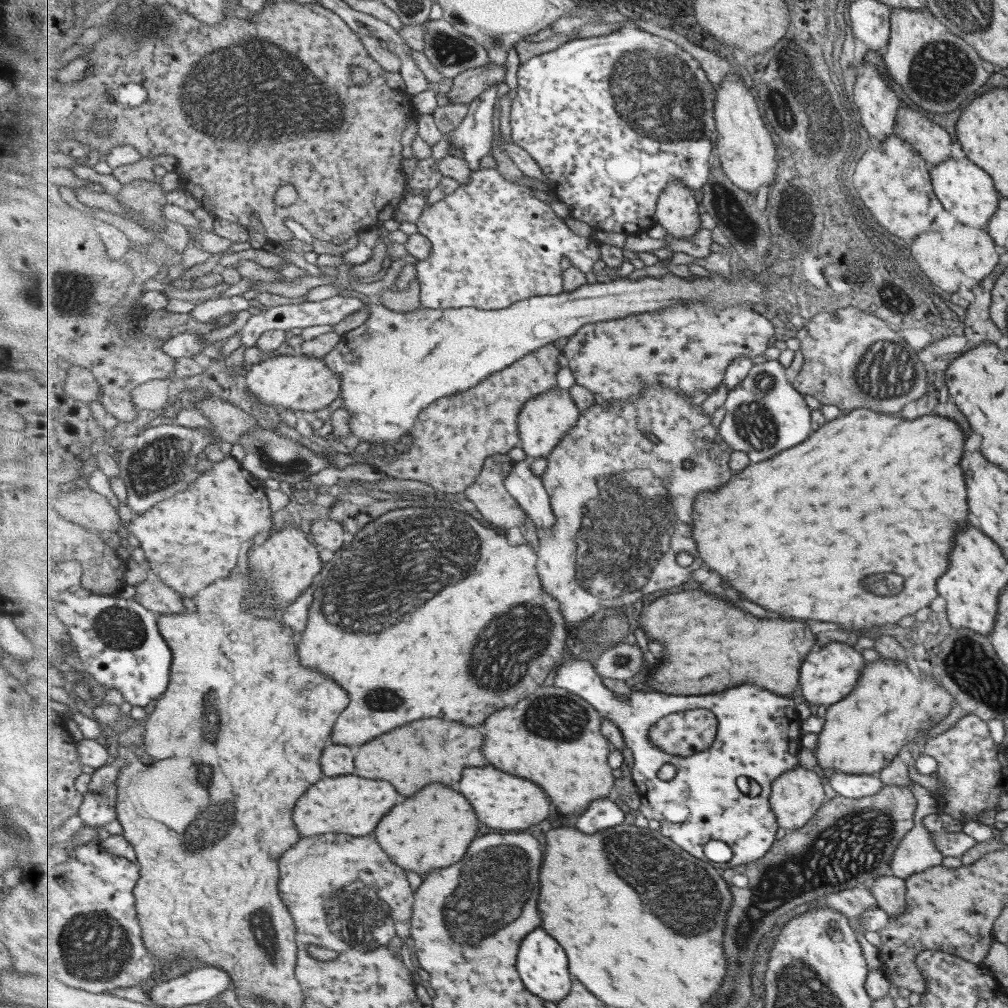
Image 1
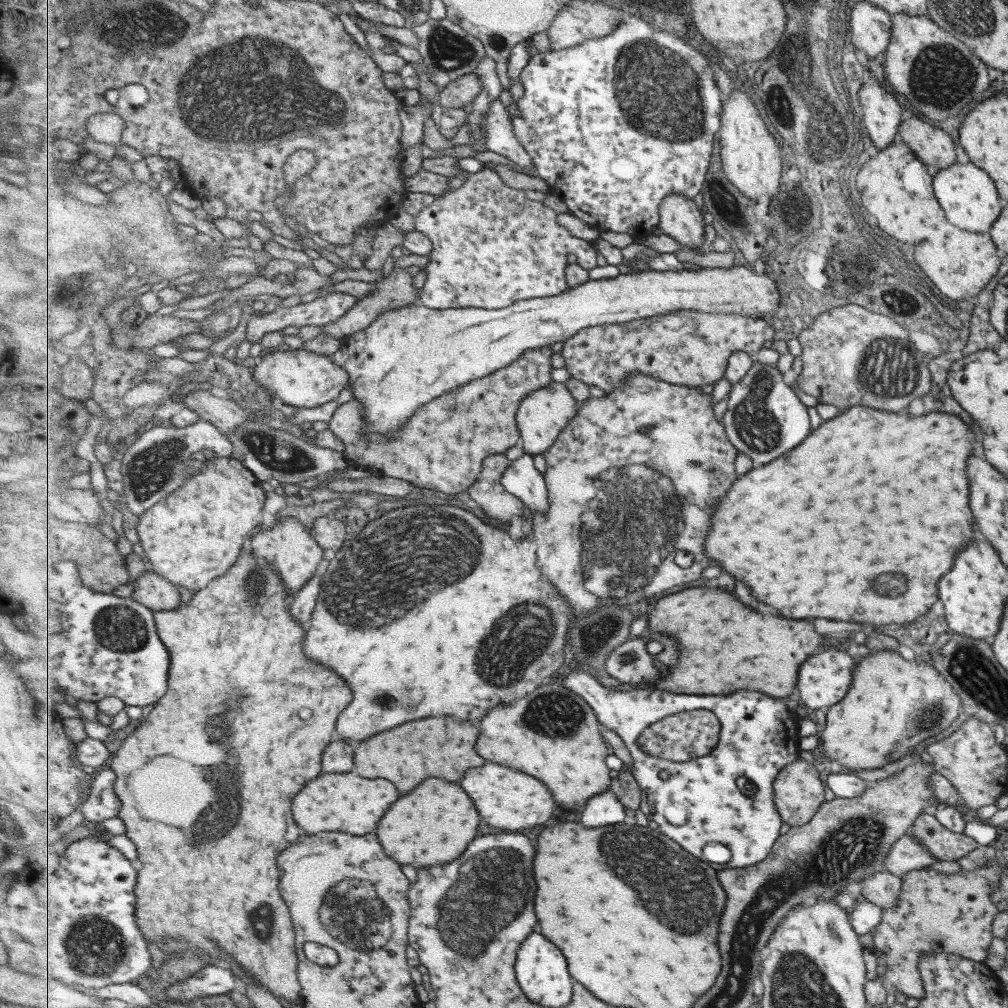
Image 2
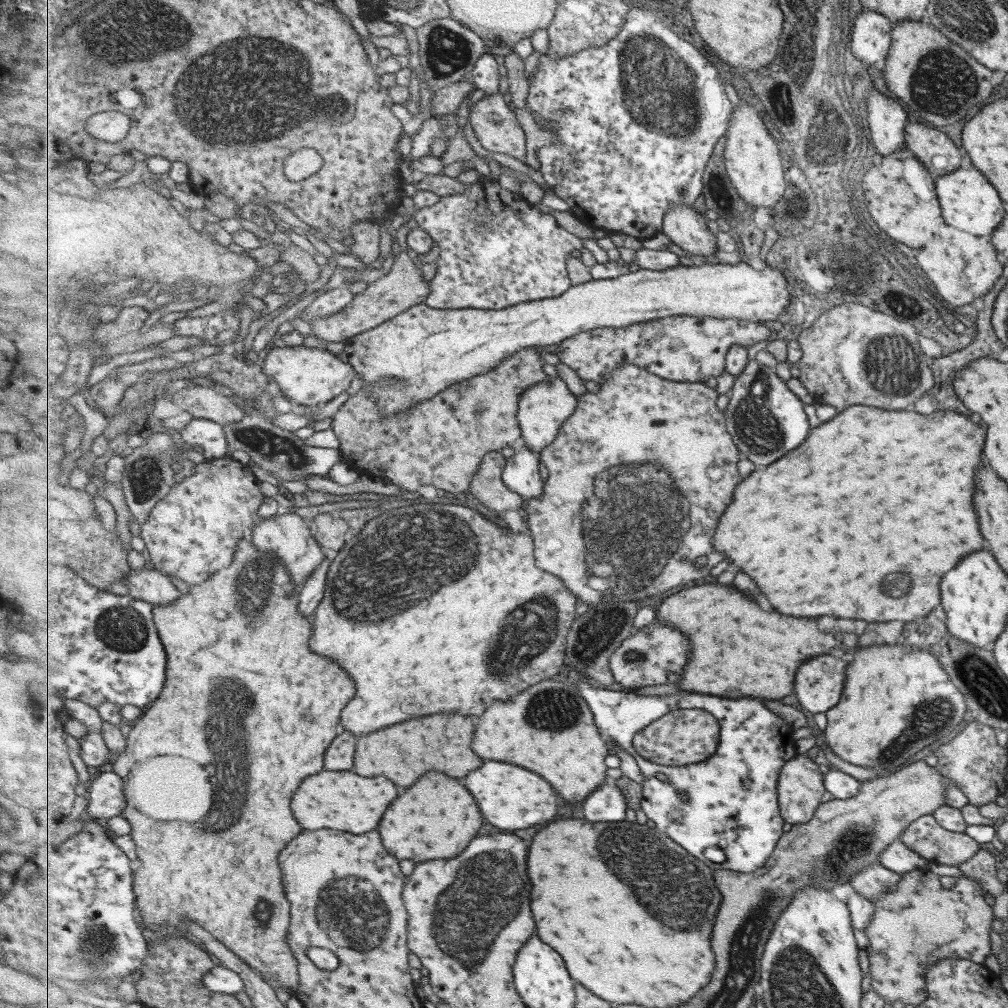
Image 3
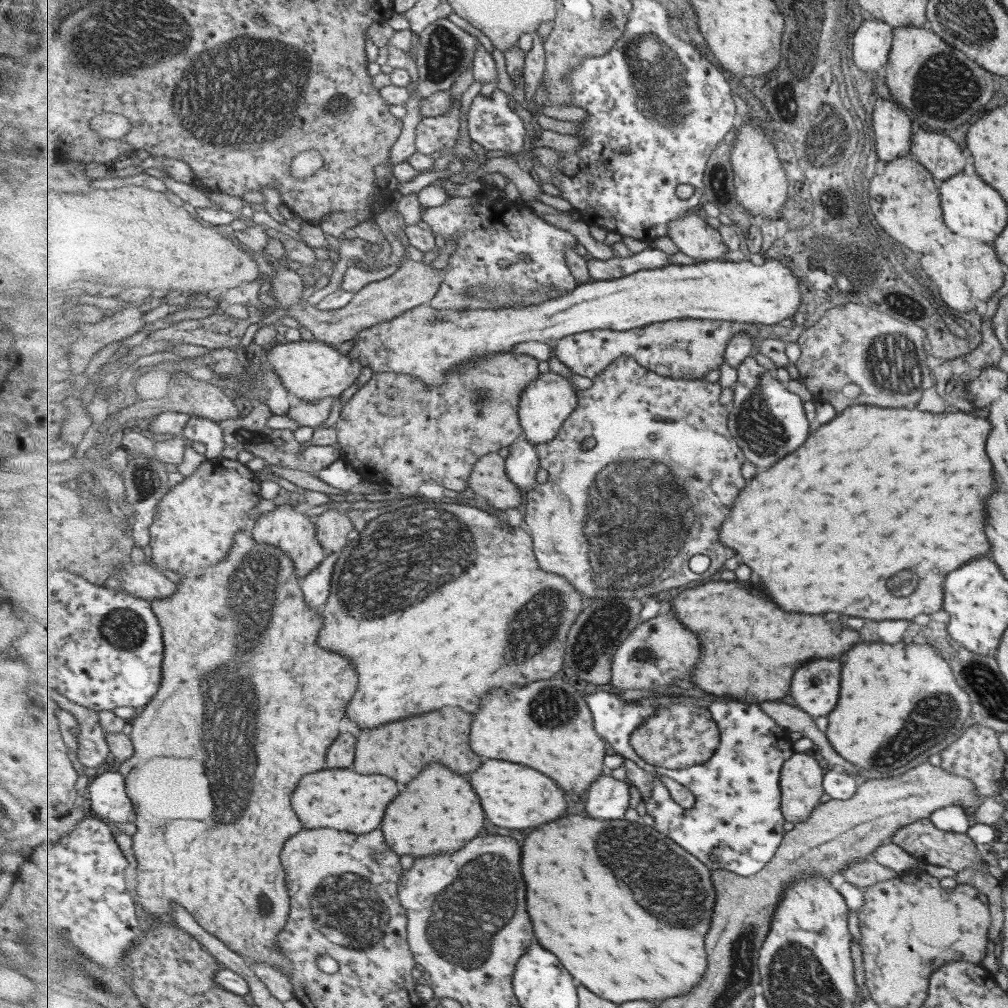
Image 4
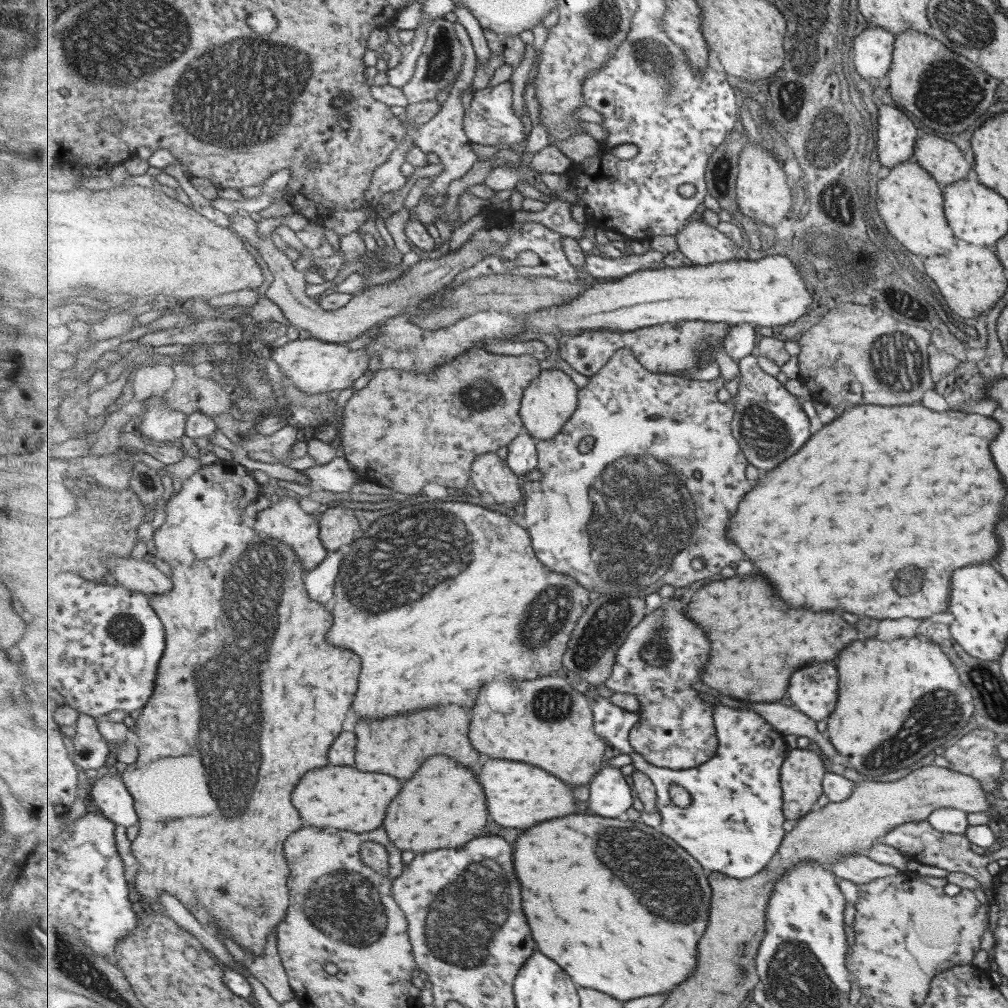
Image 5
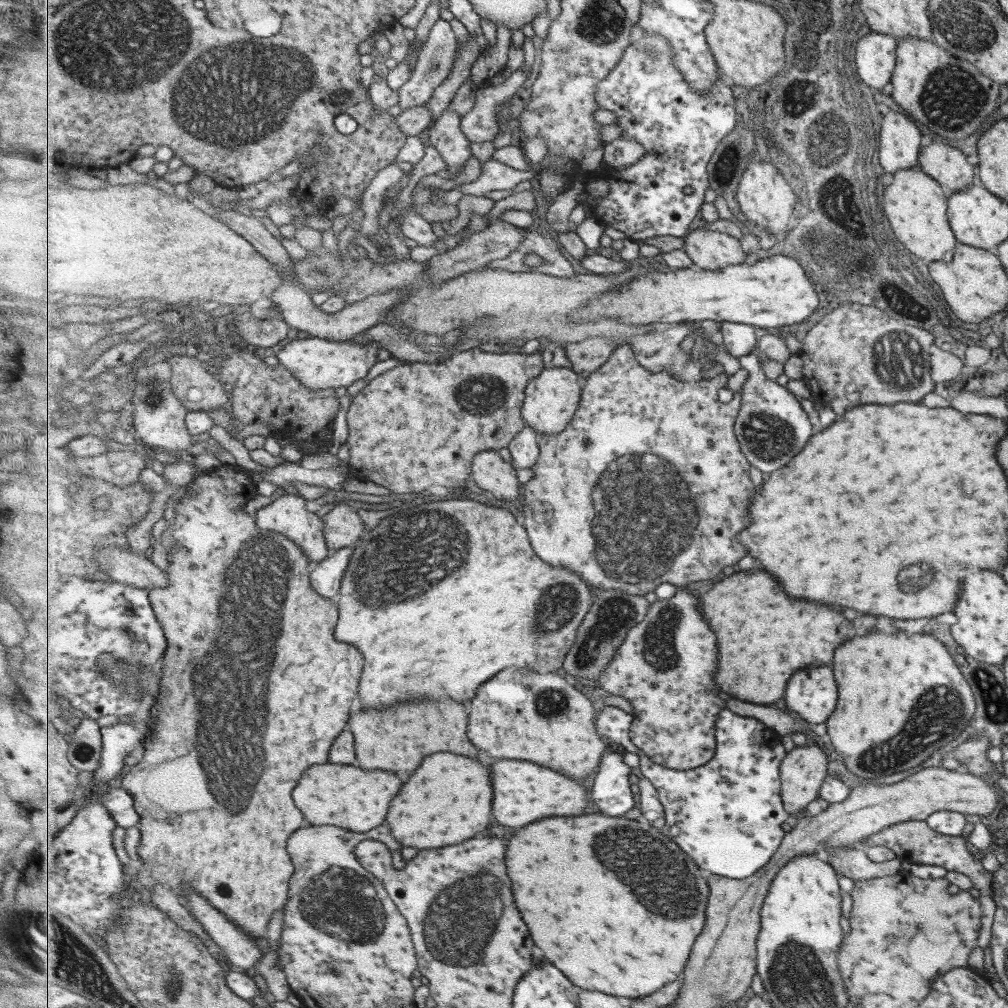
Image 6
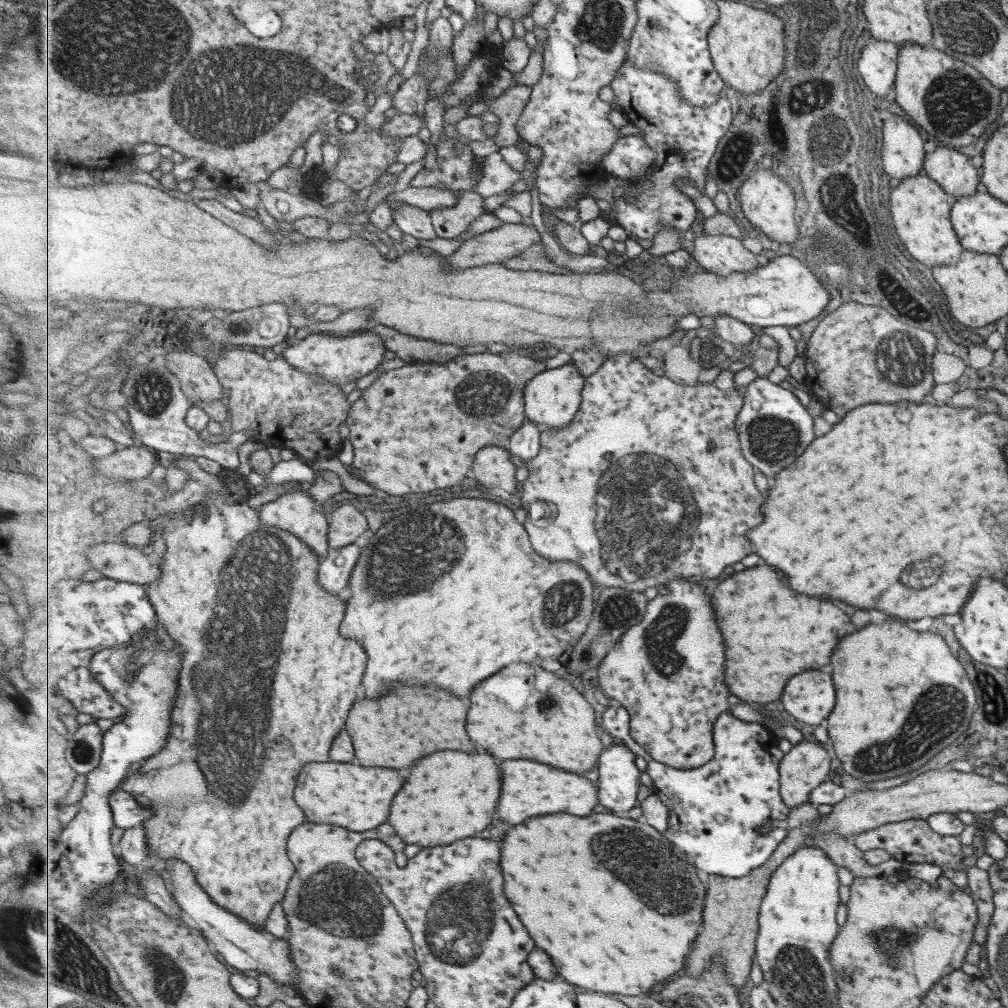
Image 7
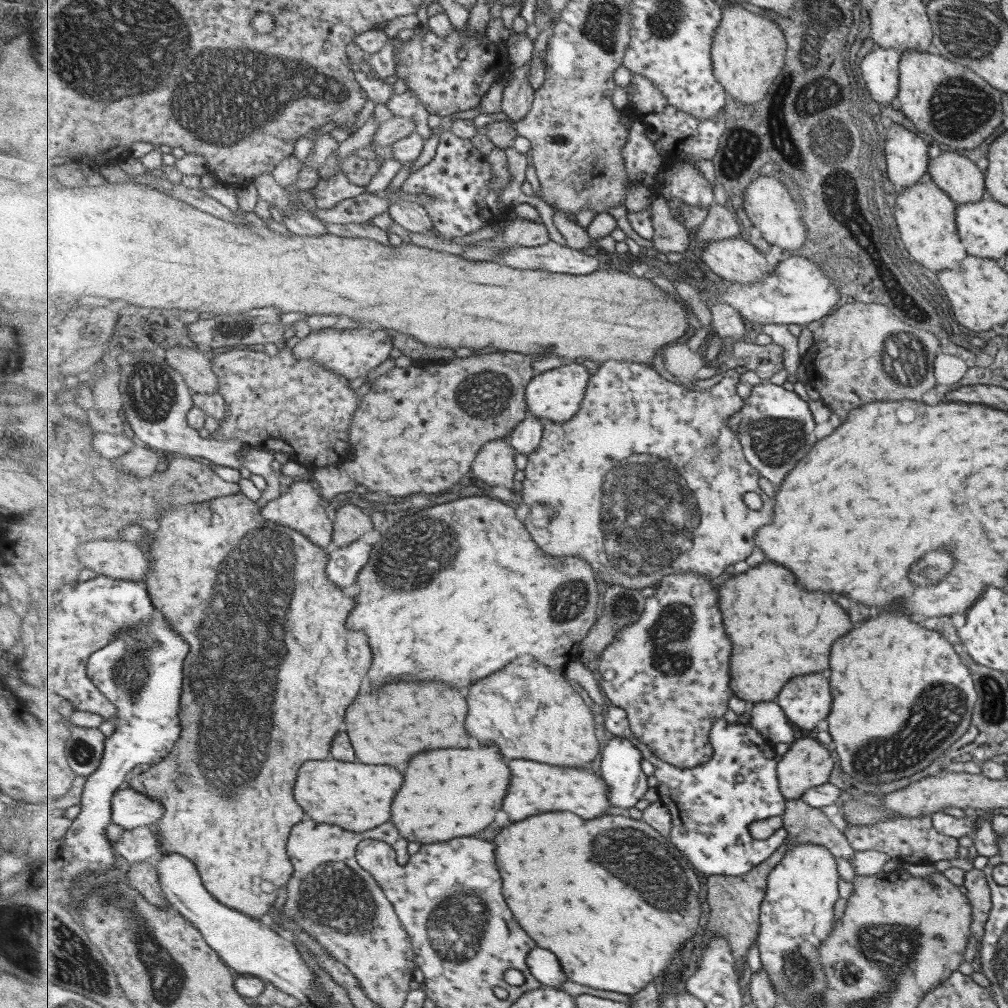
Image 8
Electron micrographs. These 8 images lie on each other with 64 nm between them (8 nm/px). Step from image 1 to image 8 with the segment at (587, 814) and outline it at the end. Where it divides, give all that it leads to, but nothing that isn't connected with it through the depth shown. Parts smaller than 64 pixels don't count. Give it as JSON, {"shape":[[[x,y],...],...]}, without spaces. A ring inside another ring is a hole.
{"shape":[[[614,735],[606,744],[601,756],[601,776],[610,784],[610,801],[617,808],[633,808],[649,792],[649,776],[642,767],[644,756],[640,744],[633,744],[628,738]]]}

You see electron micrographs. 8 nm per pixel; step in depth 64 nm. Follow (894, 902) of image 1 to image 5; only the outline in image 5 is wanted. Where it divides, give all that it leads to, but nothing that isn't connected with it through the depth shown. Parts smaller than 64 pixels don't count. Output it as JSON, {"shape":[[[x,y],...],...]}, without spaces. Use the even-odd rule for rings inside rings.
{"shape":[[[857,853],[841,857],[837,863],[833,863],[830,871],[841,879],[848,880],[856,885],[865,884],[870,880],[892,875],[898,876],[899,870],[891,865],[882,865],[873,862],[866,854]]]}

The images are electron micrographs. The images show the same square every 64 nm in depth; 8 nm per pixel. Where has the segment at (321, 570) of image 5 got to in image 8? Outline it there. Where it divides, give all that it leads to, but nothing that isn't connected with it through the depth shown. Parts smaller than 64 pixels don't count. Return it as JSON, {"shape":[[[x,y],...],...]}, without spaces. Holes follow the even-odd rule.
{"shape":[[[357,541],[343,548],[329,549],[328,577],[341,588],[357,583],[363,567],[371,558],[373,545]]]}

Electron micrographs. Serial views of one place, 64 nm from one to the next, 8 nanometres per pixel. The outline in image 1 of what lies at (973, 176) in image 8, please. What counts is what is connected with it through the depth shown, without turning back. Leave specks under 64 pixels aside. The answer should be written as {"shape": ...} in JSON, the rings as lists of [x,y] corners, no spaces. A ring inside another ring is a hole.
{"shape":[[[907,105],[896,110],[893,135],[908,142],[928,167],[950,157],[949,134]]]}

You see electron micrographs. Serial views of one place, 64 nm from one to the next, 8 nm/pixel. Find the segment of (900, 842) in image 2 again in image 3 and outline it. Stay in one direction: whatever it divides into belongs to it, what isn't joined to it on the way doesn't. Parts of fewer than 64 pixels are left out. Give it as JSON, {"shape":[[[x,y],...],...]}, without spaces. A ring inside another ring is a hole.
{"shape":[[[892,840],[877,857],[878,863],[891,872],[902,875],[913,869],[925,868],[927,860],[909,850],[900,840]]]}

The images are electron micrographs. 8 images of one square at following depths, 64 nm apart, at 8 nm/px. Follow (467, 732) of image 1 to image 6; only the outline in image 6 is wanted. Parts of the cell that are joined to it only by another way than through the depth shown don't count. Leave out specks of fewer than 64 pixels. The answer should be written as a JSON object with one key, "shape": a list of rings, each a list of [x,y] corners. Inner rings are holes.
{"shape":[[[415,700],[401,702],[397,708],[365,710],[351,718],[353,734],[357,736],[357,760],[365,770],[381,768],[395,774],[407,774],[419,768],[421,760],[435,752],[457,752],[469,758],[479,758],[479,748],[467,736],[469,714],[463,704],[453,700]],[[401,726],[429,726],[429,728],[401,728]],[[409,740],[409,742],[407,742]]]}

